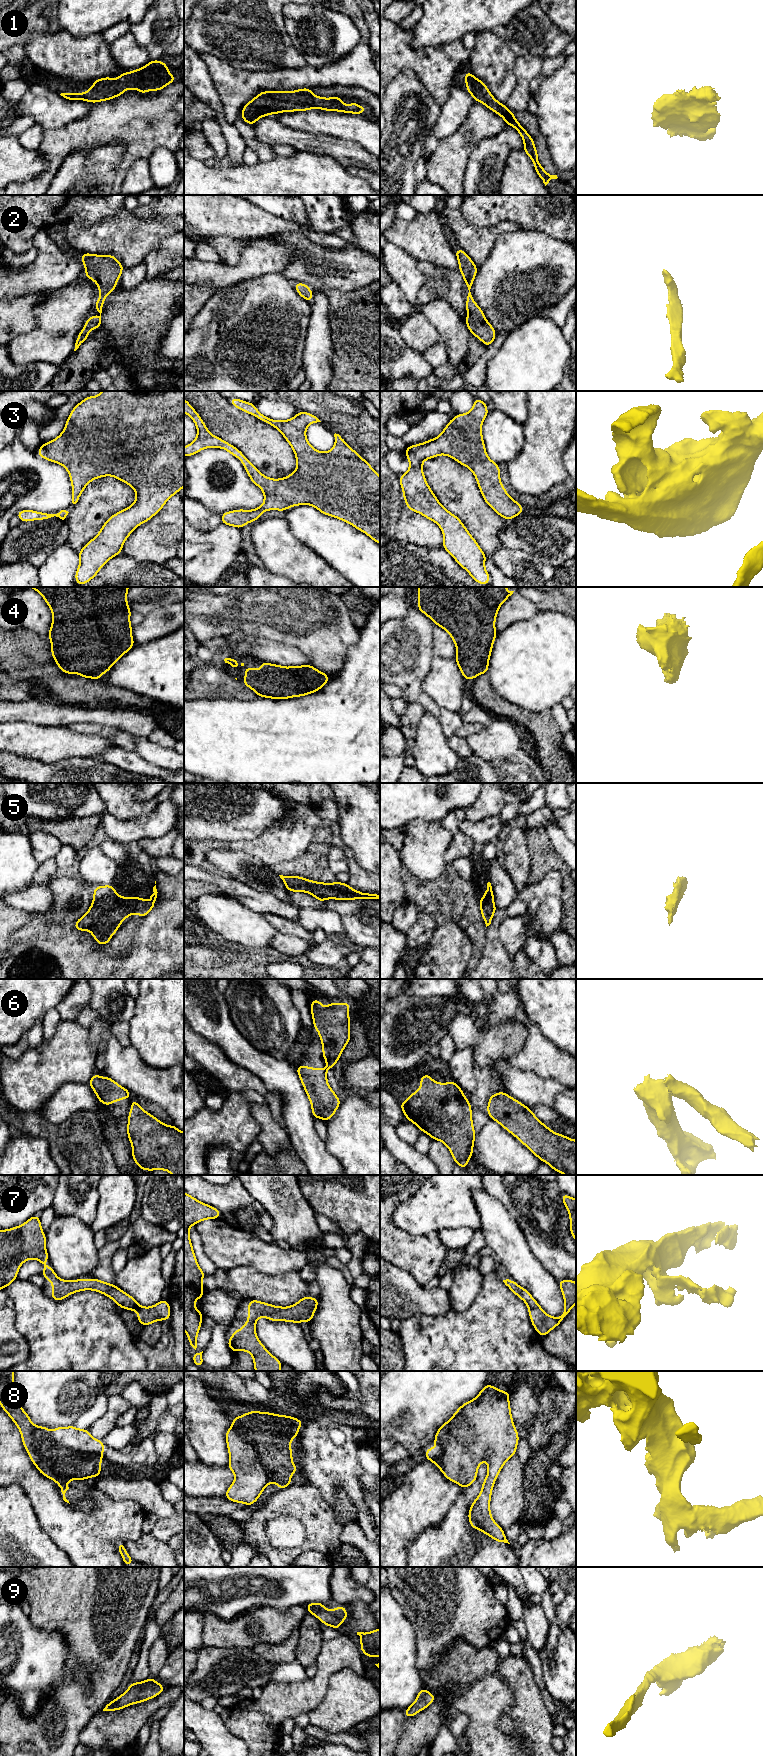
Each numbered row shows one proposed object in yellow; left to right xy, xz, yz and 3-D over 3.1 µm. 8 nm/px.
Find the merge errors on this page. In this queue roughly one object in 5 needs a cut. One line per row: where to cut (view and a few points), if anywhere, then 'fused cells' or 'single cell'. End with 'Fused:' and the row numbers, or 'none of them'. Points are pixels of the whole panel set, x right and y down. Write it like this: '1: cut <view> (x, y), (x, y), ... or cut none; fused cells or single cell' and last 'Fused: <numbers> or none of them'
1: cut none; single cell
2: cut none; single cell
3: cut none; single cell
4: cut none; single cell
5: cut none; single cell
6: cut xz (328, 1065), (329, 1067); fused cells
7: cut none; single cell
8: cut xz (230, 1428), (257, 1452), (267, 1477), (267, 1484); fused cells
9: cut none; single cell
Fused: 6, 8

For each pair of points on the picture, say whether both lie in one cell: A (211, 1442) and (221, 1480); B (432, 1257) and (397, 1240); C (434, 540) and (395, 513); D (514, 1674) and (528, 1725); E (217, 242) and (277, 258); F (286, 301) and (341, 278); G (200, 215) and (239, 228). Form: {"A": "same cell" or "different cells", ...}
{"A": "different cells", "B": "same cell", "C": "same cell", "D": "same cell", "E": "different cells", "F": "different cells", "G": "same cell"}

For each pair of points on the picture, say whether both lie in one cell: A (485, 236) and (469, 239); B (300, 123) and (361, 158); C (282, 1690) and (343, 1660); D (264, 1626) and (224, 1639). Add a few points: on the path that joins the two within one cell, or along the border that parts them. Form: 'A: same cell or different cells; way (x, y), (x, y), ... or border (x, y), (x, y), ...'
A: same cell; way (481, 239), (473, 239)
B: different cells; border (296, 128), (313, 134), (336, 135), (342, 139)
C: same cell; way (297, 1690), (308, 1690), (328, 1670)
D: same cell; way (254, 1628), (234, 1633)

